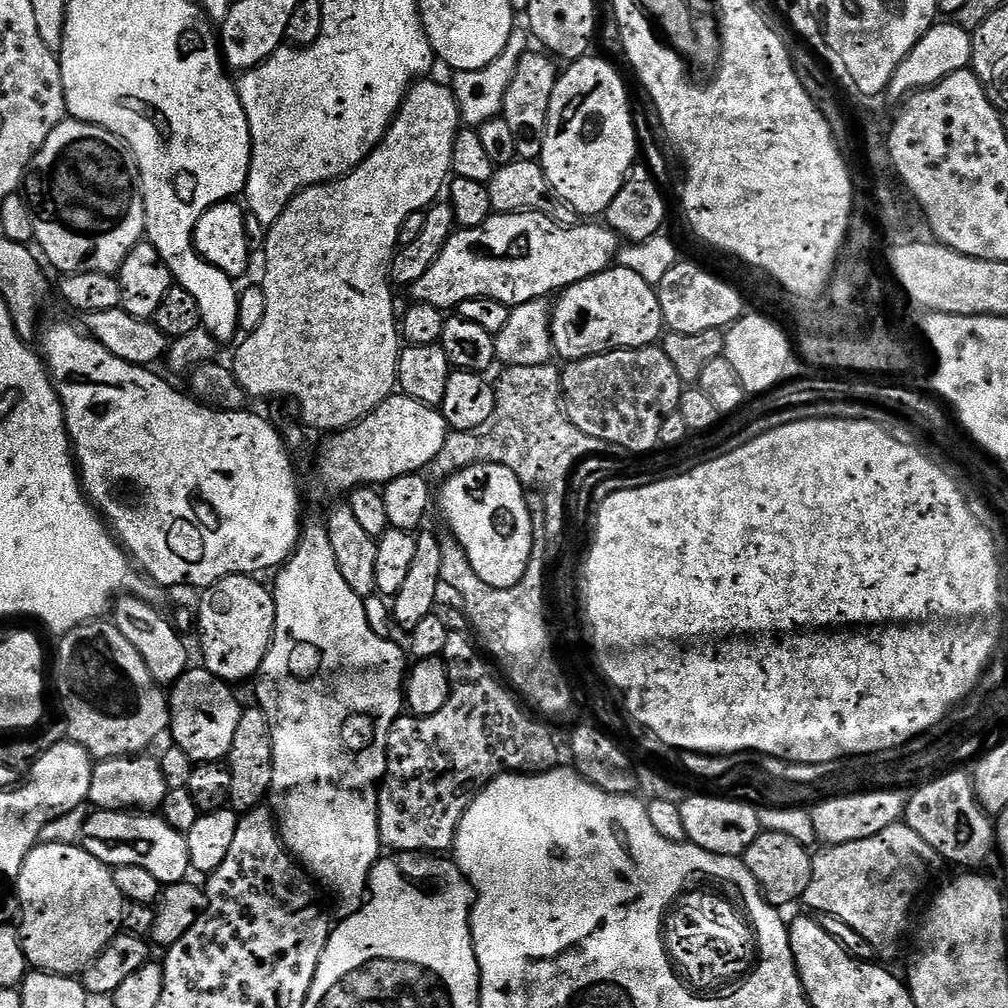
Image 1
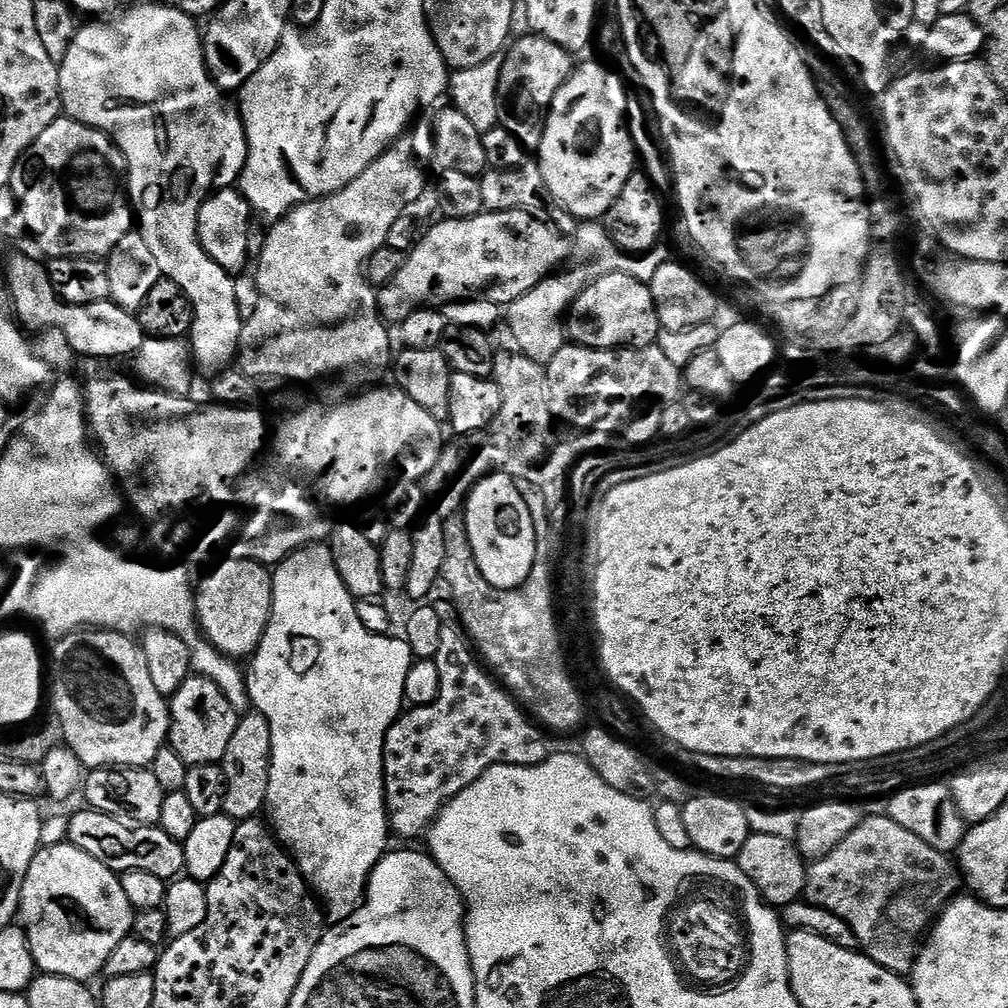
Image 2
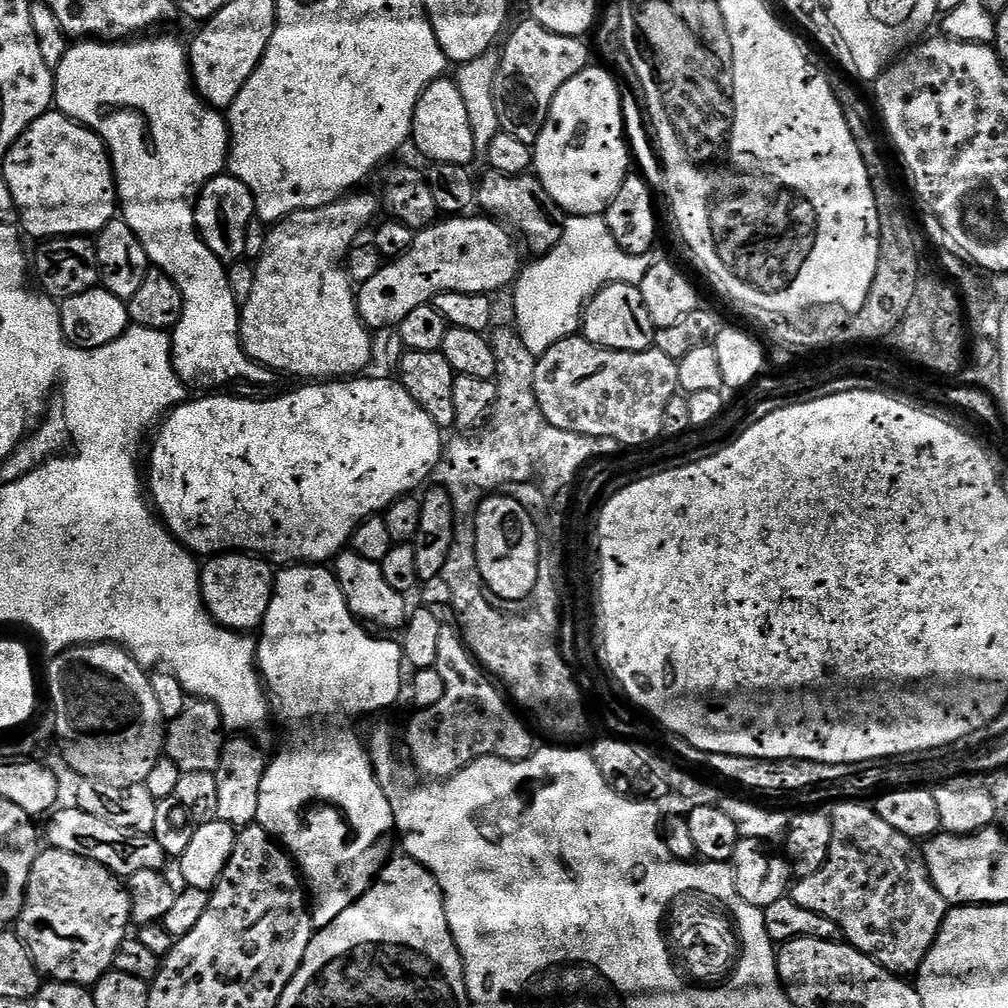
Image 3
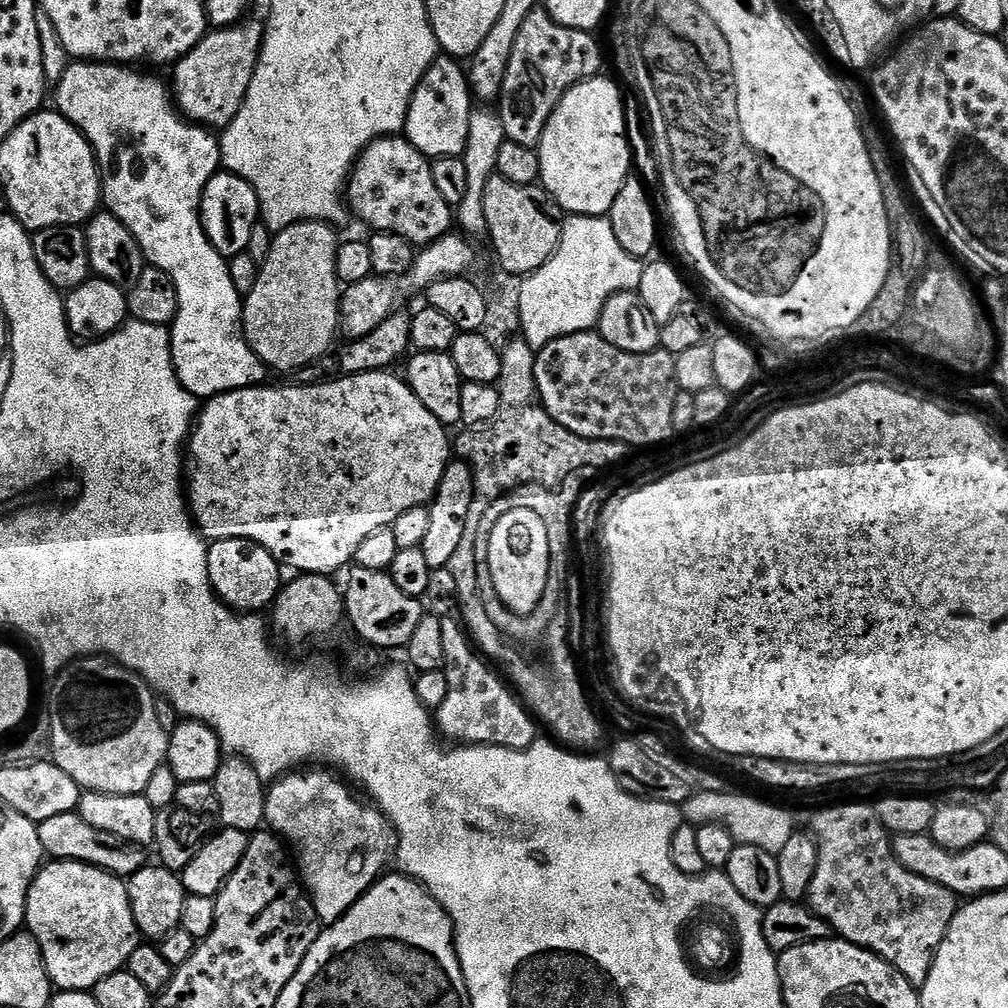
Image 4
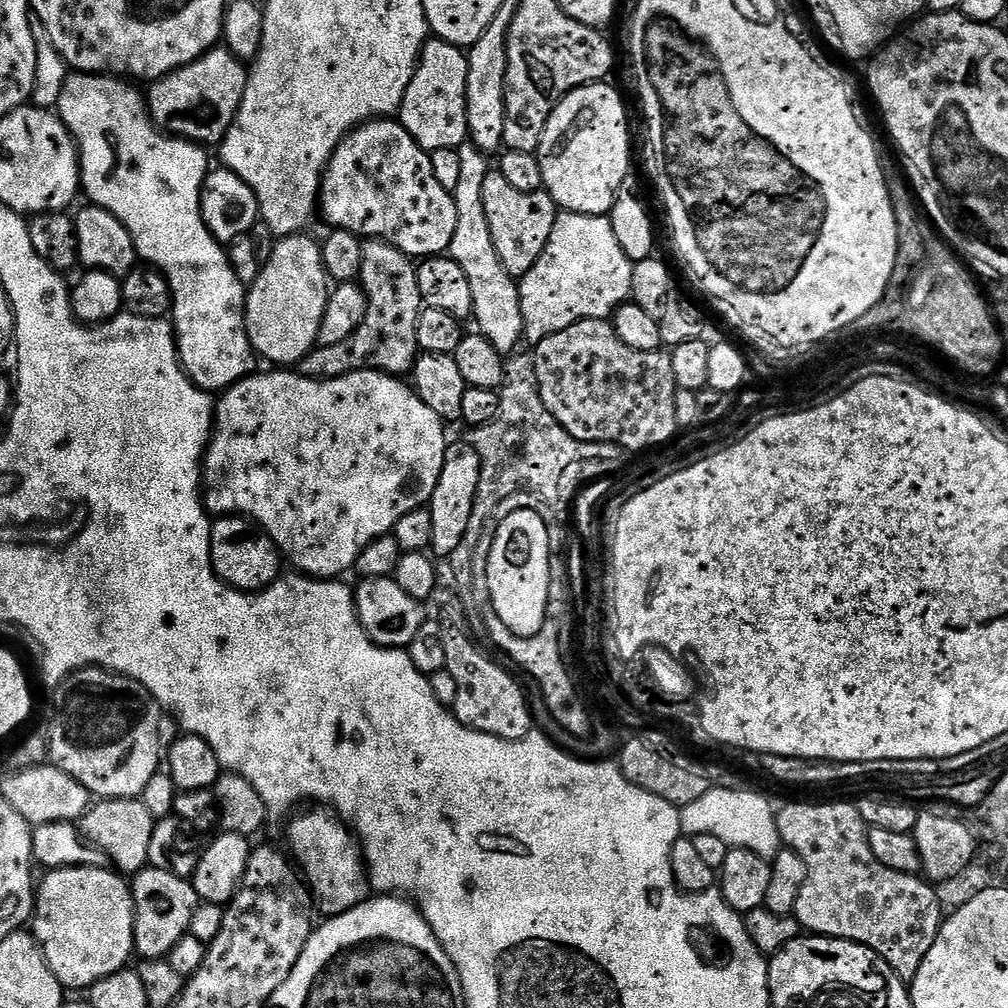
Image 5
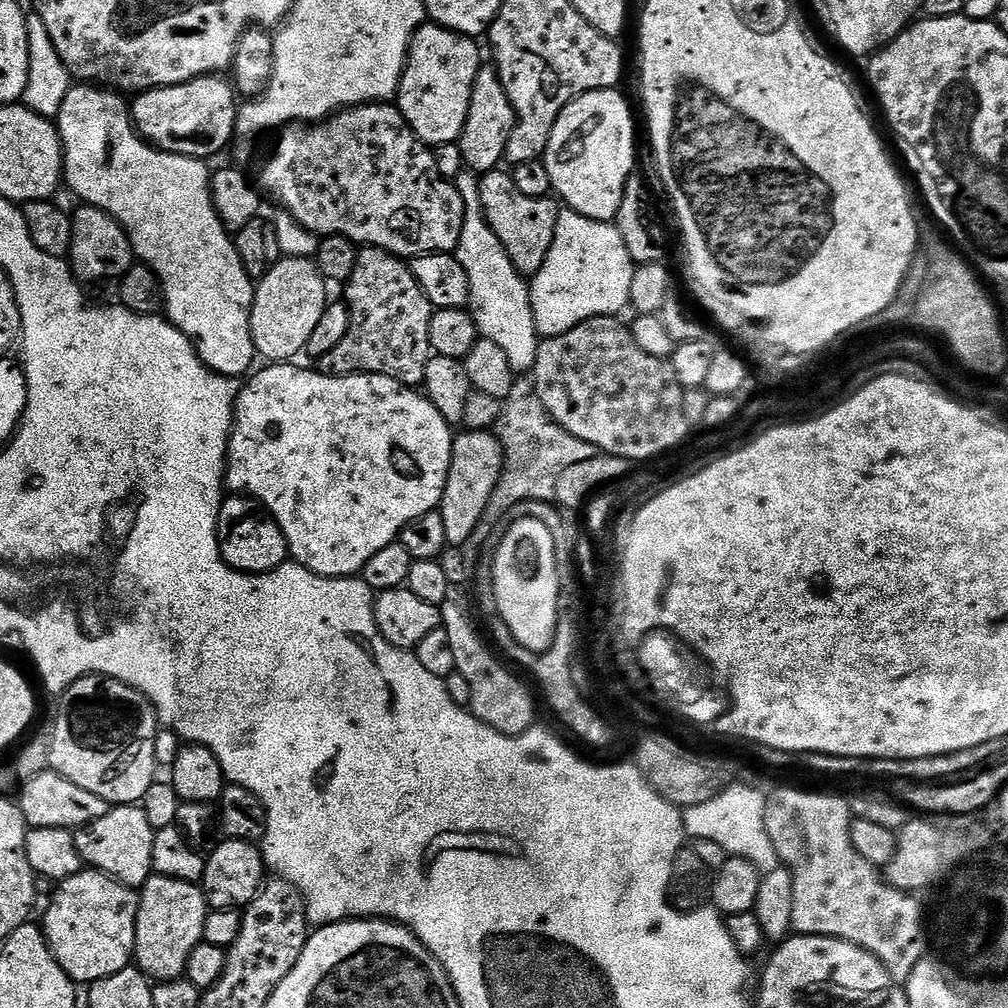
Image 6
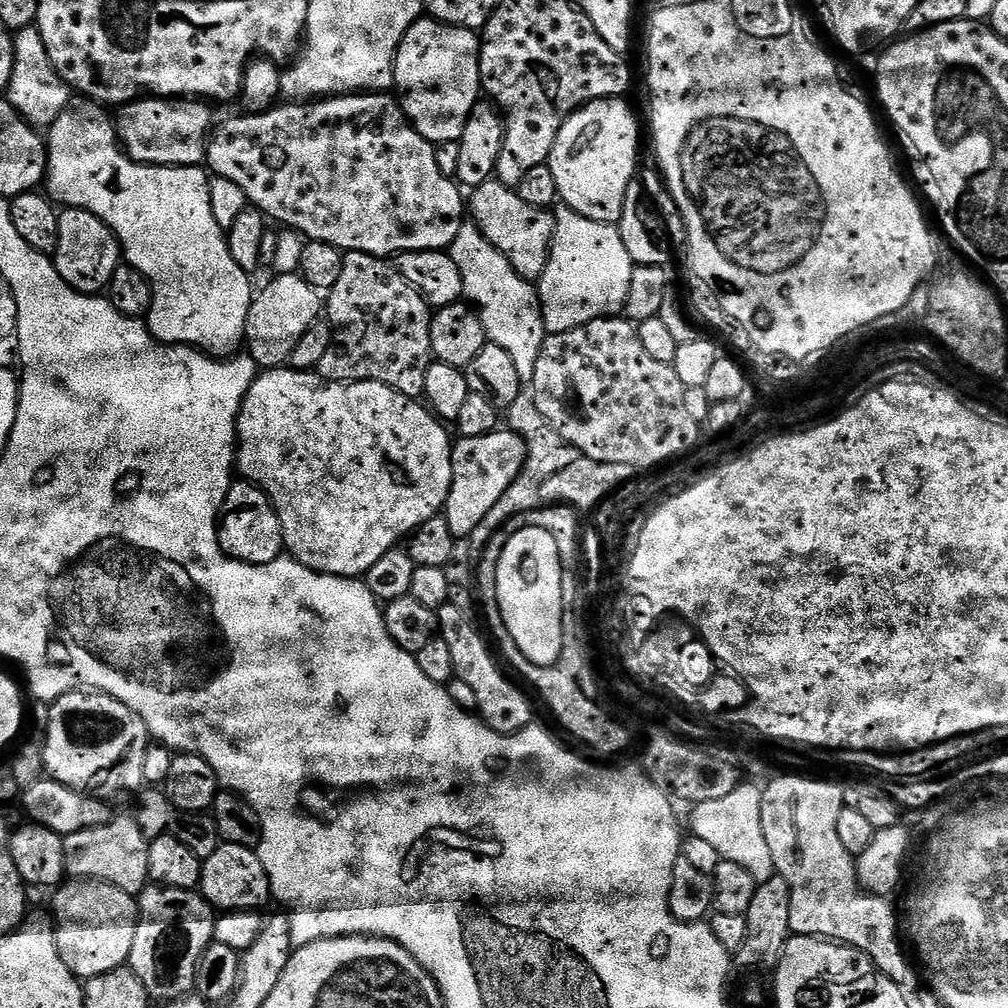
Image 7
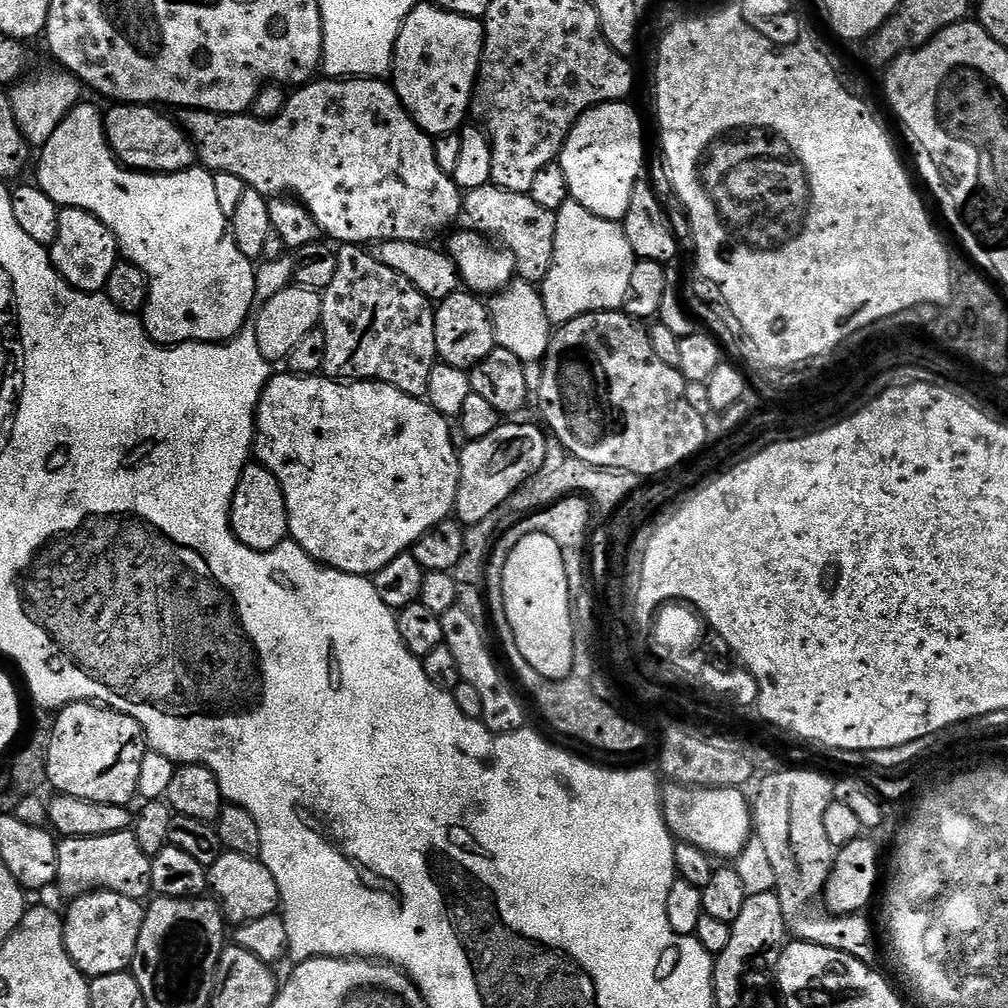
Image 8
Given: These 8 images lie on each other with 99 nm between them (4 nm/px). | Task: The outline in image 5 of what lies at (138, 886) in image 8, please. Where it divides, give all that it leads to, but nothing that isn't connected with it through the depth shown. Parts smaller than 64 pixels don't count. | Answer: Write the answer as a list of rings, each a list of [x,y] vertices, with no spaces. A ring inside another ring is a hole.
[[[140,798],[101,799],[93,803],[88,813],[78,821],[80,835],[92,847],[104,852],[111,867],[121,874],[135,874],[149,867],[150,838],[154,834],[155,825],[156,820],[150,814],[150,810],[146,810],[144,801]]]

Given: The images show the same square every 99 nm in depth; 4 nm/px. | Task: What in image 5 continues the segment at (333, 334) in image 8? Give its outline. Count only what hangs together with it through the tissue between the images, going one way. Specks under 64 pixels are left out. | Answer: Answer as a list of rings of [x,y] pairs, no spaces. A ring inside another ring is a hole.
[[[365,239],[358,283],[368,300],[366,318],[362,318],[362,326],[358,326],[346,342],[338,342],[338,346],[317,347],[309,352],[298,365],[299,375],[312,380],[333,380],[351,372],[384,372],[387,376],[407,377],[416,365],[416,357],[421,355],[418,318],[424,308],[424,300],[418,290],[416,269],[413,257],[392,244]]]

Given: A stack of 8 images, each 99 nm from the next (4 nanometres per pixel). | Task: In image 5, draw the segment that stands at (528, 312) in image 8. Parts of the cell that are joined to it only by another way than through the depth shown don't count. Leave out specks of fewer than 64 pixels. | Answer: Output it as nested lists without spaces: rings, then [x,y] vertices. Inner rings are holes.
[[[466,142],[458,149],[460,157],[458,162],[462,165],[458,169],[458,190],[456,191],[456,209],[458,210],[458,230],[454,230],[454,238],[450,255],[458,266],[462,266],[466,278],[470,282],[470,291],[474,293],[474,306],[472,316],[478,327],[479,335],[486,339],[498,349],[499,352],[512,354],[525,339],[524,319],[522,318],[522,302],[520,301],[520,286],[514,277],[508,273],[506,266],[498,258],[498,250],[494,250],[494,238],[490,238],[490,222],[486,222],[486,206],[482,206],[482,182],[486,182],[486,174],[490,170],[489,157],[478,151],[470,142]]]

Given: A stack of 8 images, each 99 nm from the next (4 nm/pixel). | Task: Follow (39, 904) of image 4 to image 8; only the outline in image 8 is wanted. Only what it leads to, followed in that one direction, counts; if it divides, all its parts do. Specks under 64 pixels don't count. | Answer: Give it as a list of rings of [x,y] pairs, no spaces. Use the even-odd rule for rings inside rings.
[[[87,892],[71,901],[63,913],[64,945],[70,958],[85,976],[101,976],[123,972],[133,967],[140,932],[144,928],[141,901],[131,900],[113,892]]]

